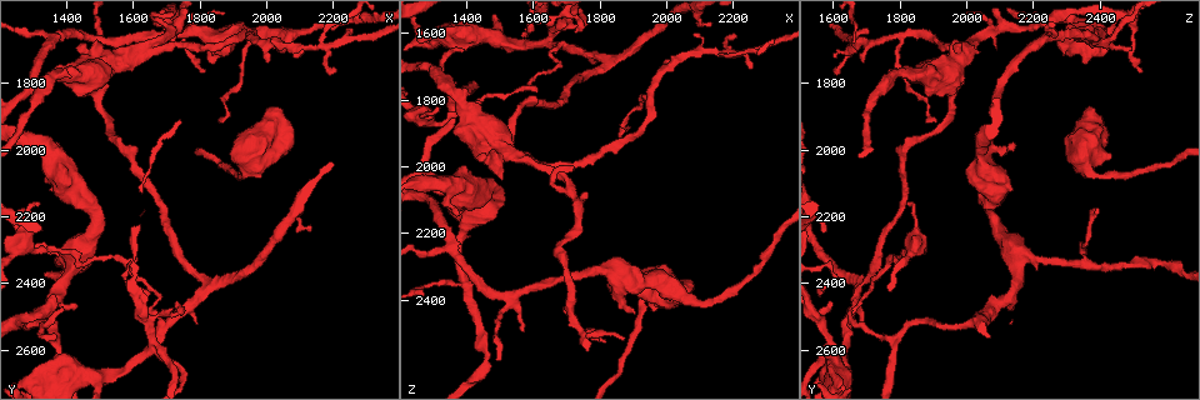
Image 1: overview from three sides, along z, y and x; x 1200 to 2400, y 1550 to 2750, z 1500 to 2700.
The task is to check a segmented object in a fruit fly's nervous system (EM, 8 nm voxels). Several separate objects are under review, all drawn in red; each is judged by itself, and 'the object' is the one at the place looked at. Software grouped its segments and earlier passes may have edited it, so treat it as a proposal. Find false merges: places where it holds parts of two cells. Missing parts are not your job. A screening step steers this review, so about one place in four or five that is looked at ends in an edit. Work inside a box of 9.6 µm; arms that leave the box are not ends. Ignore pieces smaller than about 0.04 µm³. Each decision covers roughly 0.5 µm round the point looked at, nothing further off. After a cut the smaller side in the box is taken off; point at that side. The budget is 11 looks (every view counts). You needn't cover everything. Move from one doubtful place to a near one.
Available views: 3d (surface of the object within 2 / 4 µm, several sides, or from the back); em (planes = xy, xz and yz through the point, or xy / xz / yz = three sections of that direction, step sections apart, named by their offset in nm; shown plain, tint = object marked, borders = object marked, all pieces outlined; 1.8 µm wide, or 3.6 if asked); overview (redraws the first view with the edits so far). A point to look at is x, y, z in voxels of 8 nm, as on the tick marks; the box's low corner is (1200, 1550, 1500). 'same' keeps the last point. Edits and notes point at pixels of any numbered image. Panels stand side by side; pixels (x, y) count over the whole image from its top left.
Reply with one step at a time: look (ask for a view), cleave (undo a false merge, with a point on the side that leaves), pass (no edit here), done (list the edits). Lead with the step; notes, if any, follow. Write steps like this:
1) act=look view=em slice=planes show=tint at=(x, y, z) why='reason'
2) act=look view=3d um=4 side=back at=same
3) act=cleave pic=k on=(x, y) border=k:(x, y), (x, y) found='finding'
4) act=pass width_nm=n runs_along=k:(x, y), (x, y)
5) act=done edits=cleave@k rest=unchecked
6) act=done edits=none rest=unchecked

act=look view=em slice=planes show=tint at=(1810, 2390, 1710) why='three-way junction'

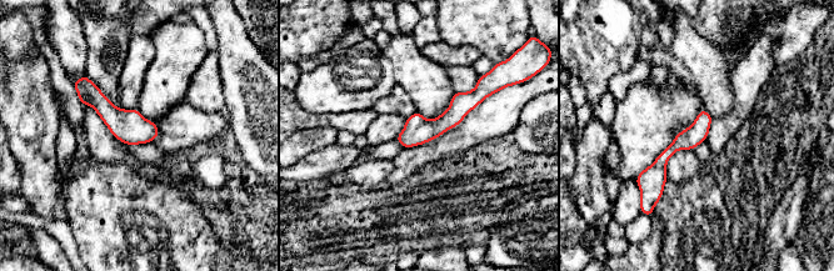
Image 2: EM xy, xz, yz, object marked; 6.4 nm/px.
act=pass runs_along=2:(703, 113), (703, 121), (642, 185) found='continuous, no second cell'

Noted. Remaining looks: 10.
act=look view=3d um=4 at=(2160, 1690, 1660) why='two arms in line, one across'

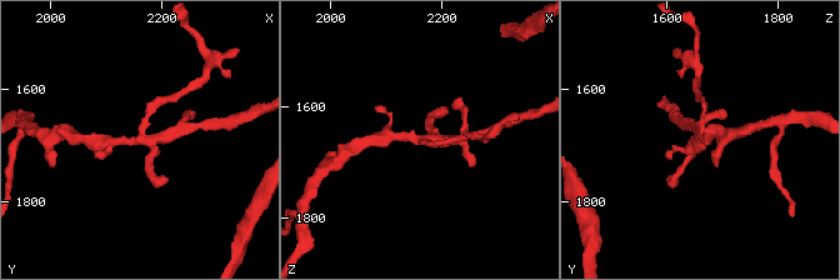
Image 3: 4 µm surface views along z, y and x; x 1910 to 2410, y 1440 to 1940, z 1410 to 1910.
act=look view=em um=3.6 slice=xy step=16 show=tint at=(2165, 1690, 1665) why='shape alone is not enough'

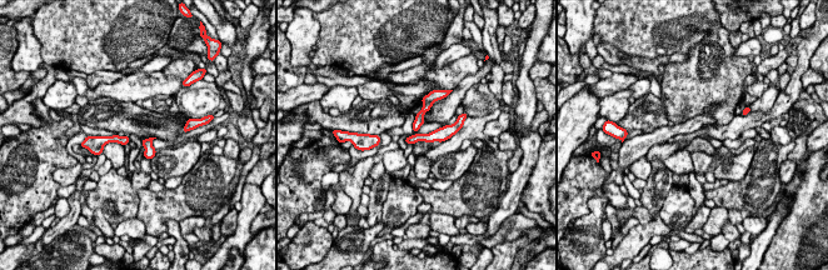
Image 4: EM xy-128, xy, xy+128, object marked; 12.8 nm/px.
act=pass width_nm=60 runs_along=4:(452, 131), (409, 140) found='continuous, no second cell'

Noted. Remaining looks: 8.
act=look view=3d um=2 side=back at=(1640, 1690, 2000) why='three-way junction'

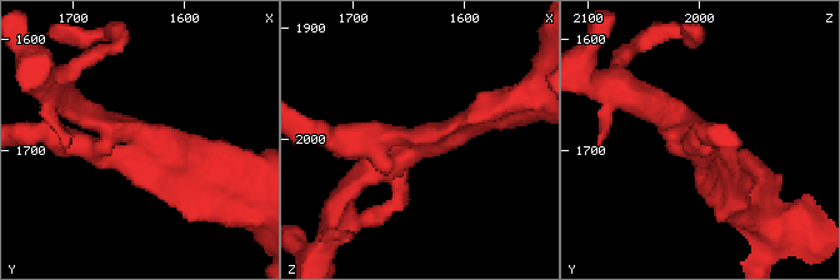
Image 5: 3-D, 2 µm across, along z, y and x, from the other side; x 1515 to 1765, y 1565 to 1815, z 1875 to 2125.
act=look view=em slice=xz step=16 show=tint at=(1634, 1698, 2002) why='shape alone is not enough'

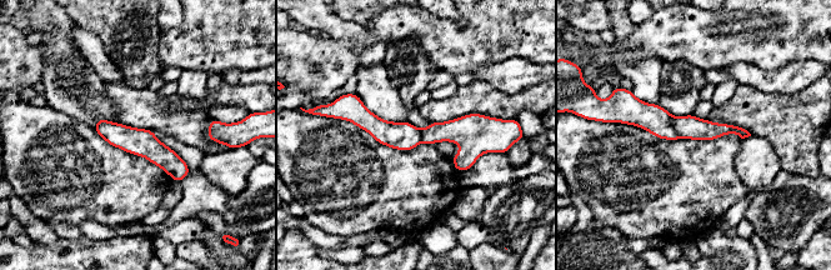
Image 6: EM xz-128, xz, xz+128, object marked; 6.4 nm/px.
act=cleave pic=6 on=(689, 126) part_leaving=6:(675, 119), (745, 134) found='a second cell is stuck on'

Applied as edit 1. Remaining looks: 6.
act=done edits=cleave@6 rest=unchecked

